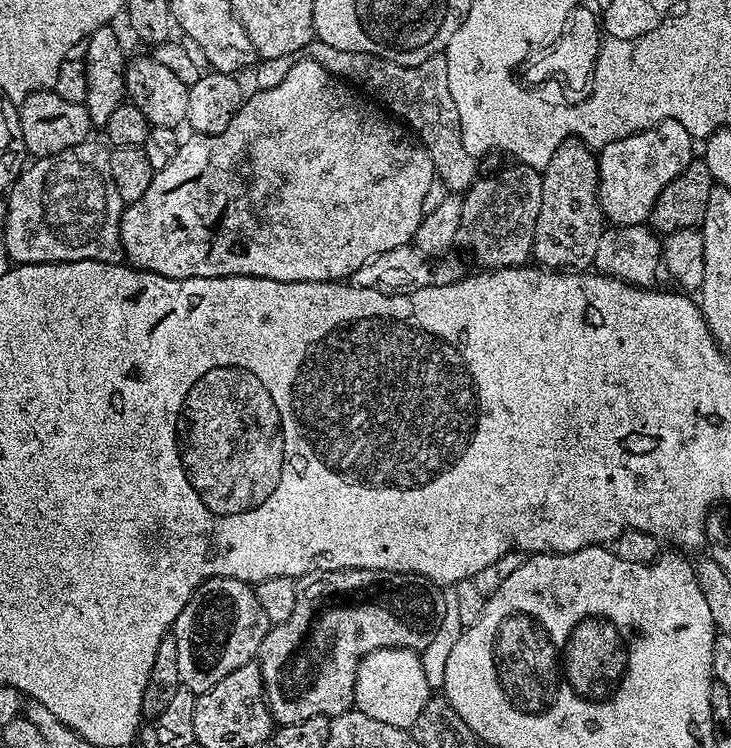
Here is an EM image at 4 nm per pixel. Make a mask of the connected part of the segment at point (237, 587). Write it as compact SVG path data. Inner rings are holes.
M225 576L204 580L186 602L182 614L178 614L174 625L181 685L199 694L222 682L222 678L238 670L238 666L253 663L260 655L269 627L262 606L258 606L253 585Z

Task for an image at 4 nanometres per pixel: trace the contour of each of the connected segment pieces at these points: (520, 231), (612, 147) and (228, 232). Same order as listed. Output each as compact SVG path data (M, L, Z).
M519 162L504 168L497 176L477 179L476 183L463 193L462 222L460 236L462 244L472 251L479 267L519 268L529 263L532 243L536 241L534 226L542 210L542 172Z
M663 120L641 132L618 138L599 149L600 208L605 221L613 225L643 224L658 202L658 194L682 174L682 170L694 158L694 138L677 120Z
M307 58L297 59L294 66L290 66L290 74L286 74L286 78L282 78L282 82L278 82L278 86L270 86L269 88L261 88L253 91L240 105L238 114L234 114L234 118L230 118L230 126L226 126L226 130L222 130L213 136L202 136L192 134L181 143L178 154L174 154L174 158L167 166L162 166L162 170L152 173L152 181L150 187L146 189L146 194L142 194L142 198L138 198L132 204L125 207L124 213L120 215L120 247L123 255L126 257L127 263L134 268L143 268L146 272L154 274L162 274L171 280L185 280L186 278L222 278L223 276L257 276L258 278L270 278L278 282L326 282L334 280L337 282L347 281L358 270L358 266L362 266L366 262L370 262L370 258L374 258L378 254L386 254L386 250L394 250L403 244L412 244L418 226L424 217L422 210L422 202L426 202L426 194L433 191L434 185L432 180L437 179L436 167L430 158L430 154L420 143L419 139L401 121L393 118L387 111L381 110L375 103L369 102L359 91L353 90L345 81L339 80L337 76L329 76L323 64L314 62Z

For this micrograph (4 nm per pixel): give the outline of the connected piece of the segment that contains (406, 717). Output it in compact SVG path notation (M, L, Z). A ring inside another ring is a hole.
M379 648L362 658L354 682L354 708L366 714L366 718L386 722L386 726L411 729L429 697L430 689L419 651L411 648Z

